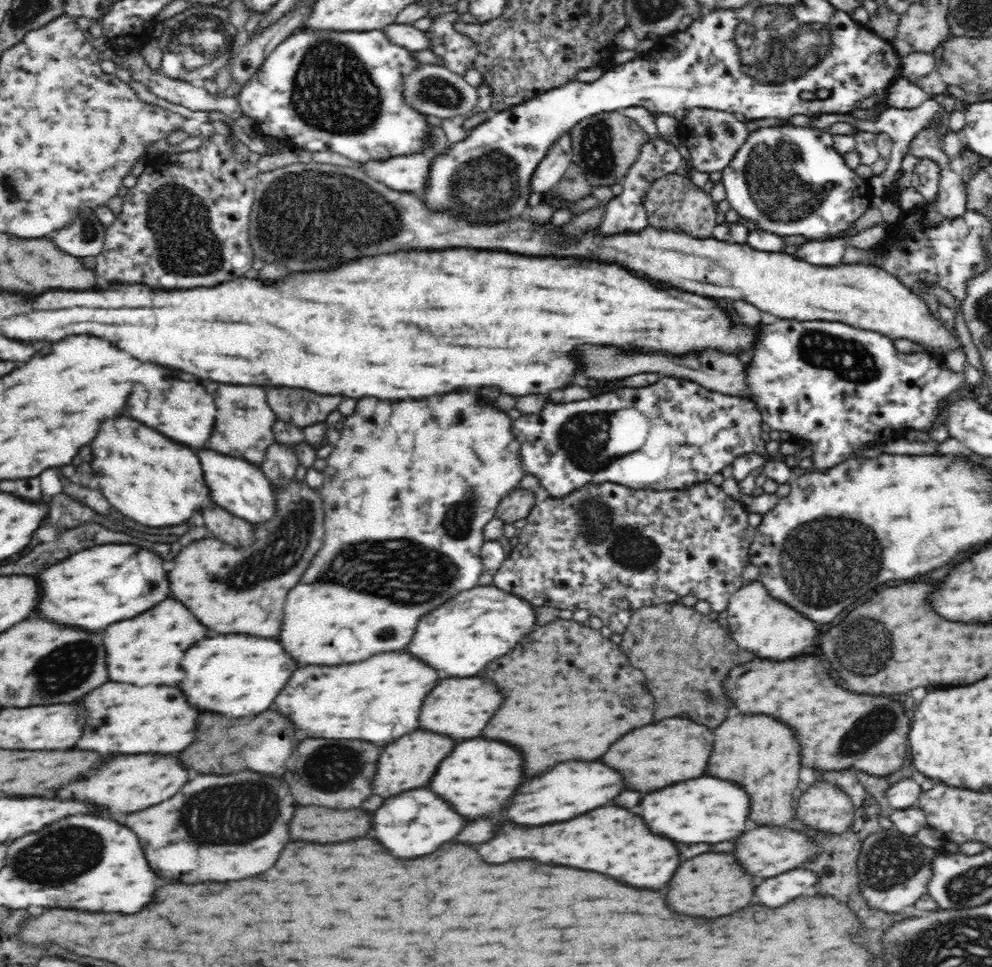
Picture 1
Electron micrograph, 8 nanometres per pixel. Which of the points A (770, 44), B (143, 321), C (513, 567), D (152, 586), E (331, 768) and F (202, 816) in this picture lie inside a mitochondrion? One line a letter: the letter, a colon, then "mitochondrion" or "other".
A: mitochondrion
B: other
C: other
D: other
E: mitochondrion
F: mitochondrion

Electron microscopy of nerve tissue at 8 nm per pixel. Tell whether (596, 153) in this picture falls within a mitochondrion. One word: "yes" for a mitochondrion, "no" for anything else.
yes

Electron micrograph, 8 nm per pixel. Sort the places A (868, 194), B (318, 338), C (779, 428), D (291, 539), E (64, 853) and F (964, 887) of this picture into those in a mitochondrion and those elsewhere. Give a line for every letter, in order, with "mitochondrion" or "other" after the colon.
A: other
B: other
C: other
D: mitochondrion
E: mitochondrion
F: mitochondrion

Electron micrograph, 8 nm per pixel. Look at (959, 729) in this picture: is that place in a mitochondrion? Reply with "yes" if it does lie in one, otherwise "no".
no

